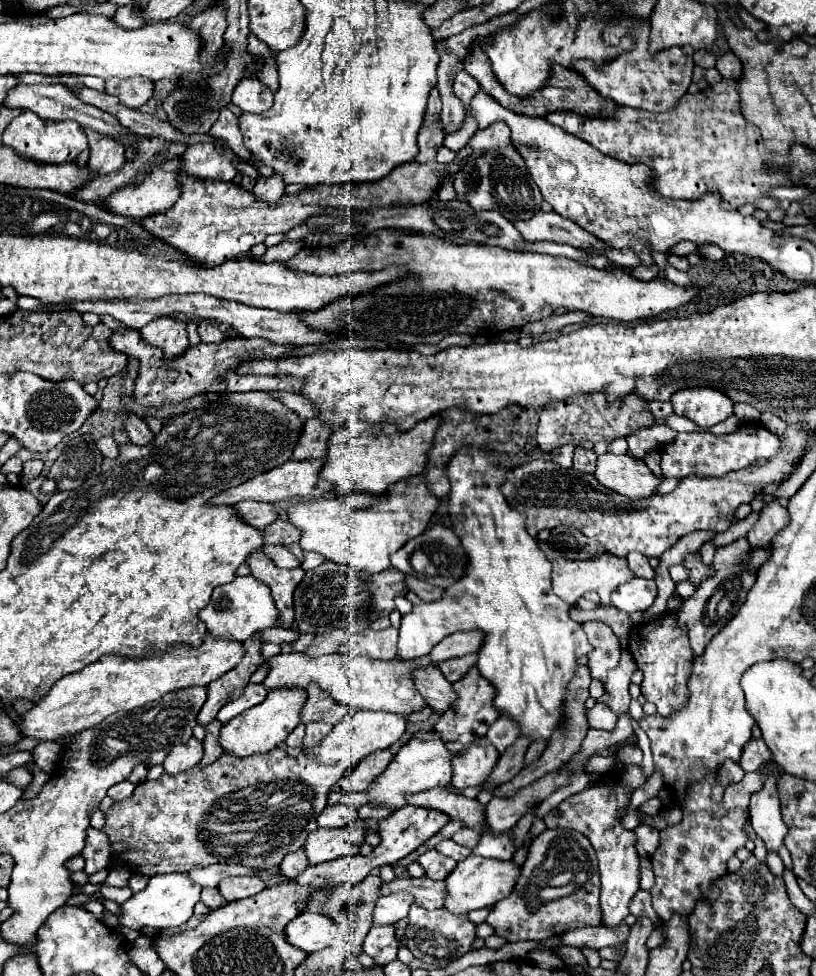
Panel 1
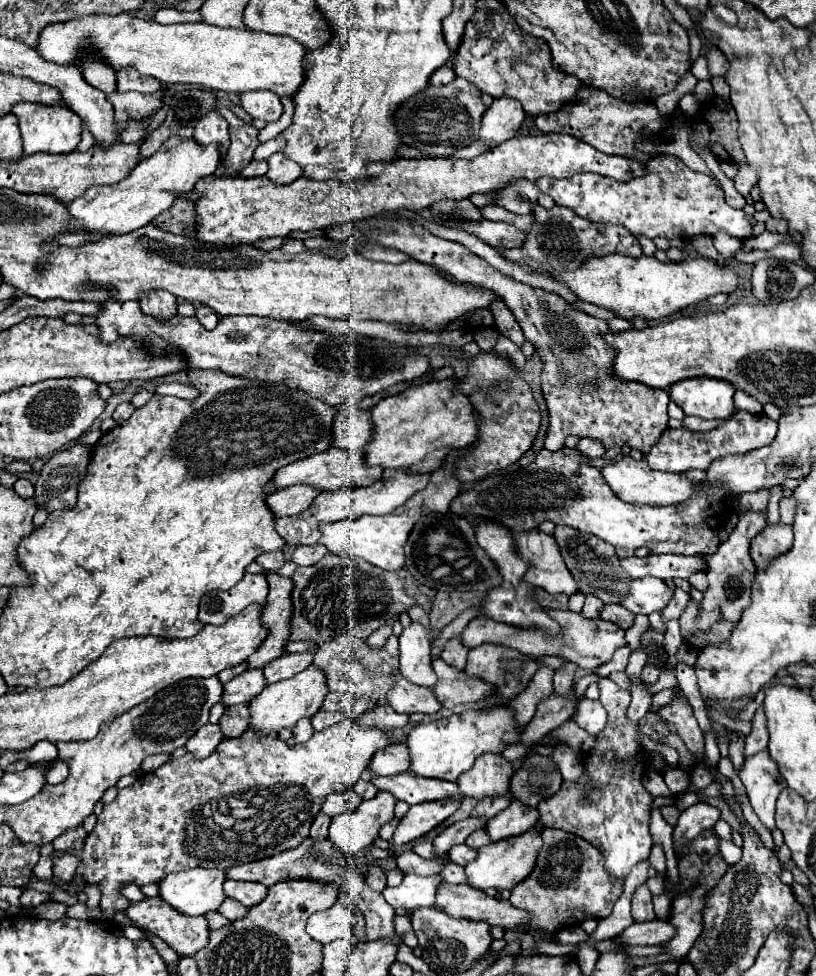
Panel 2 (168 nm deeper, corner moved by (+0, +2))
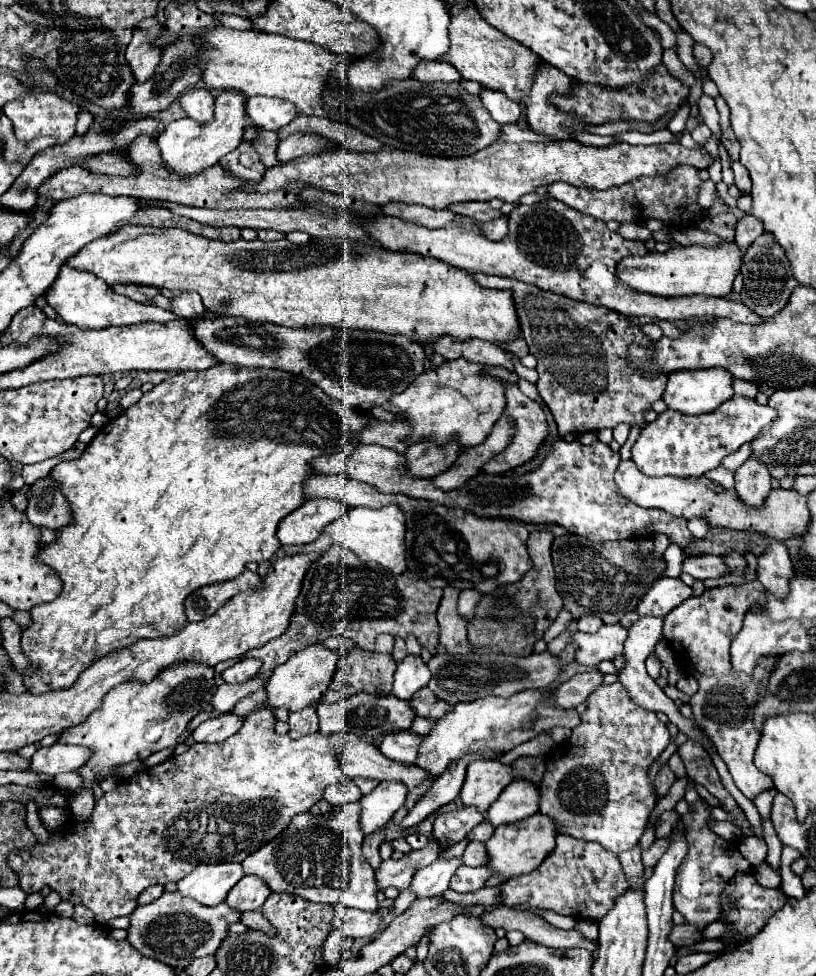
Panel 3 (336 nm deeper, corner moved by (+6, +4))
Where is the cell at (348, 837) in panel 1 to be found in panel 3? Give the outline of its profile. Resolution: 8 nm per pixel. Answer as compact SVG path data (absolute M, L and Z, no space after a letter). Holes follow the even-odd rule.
M380 782L368 796L360 800L360 828L364 836L382 830L394 812L402 808L408 790L394 782Z

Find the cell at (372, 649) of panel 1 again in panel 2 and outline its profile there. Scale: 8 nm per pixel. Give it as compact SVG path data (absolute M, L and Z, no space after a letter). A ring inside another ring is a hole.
M342 634L332 638L330 642L324 642L316 654L314 654L314 664L326 672L328 678L328 688L330 694L324 698L322 710L326 712L358 712L358 710L368 710L378 704L386 702L386 694L392 688L392 674L398 670L398 638L390 636L386 646L382 650L372 650L368 648L366 640L354 638L350 634ZM364 670L372 670L376 674L374 680L364 678Z

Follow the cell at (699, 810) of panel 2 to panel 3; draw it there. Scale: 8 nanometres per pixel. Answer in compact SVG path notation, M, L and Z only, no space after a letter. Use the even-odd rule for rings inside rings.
M668 836L668 838L658 838L644 854L642 854L642 860L644 860L644 866L650 866L650 868L654 868L656 864L658 864L658 860L662 858L662 854L668 850L668 846L670 846L670 840L672 840L672 836Z

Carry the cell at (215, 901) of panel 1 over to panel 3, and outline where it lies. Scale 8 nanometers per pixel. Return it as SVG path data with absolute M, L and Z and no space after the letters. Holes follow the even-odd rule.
M256 910L256 912L242 912L240 922L242 922L242 924L246 924L248 928L258 928L258 930L264 930L264 932L272 932L270 924L260 916L260 912L258 912L258 910Z

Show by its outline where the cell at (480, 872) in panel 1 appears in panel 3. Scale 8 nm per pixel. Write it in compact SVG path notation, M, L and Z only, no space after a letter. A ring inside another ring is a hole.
M534 814L514 824L502 824L486 842L486 854L488 854L486 868L504 880L528 874L544 860L544 856L548 856L554 850L554 836L556 836L554 824L550 822L548 816L540 814Z

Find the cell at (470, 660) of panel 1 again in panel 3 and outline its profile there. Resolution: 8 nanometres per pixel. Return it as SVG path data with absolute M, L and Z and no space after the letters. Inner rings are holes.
M446 588L438 606L438 626L440 626L440 644L448 654L468 654L470 644L466 640L466 620L458 614L458 590Z

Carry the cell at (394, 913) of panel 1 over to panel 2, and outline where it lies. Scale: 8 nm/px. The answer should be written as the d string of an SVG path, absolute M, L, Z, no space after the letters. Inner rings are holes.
M406 874L398 888L384 888L384 898L394 908L420 908L420 906L434 906L436 902L436 886L440 886L444 878L440 874L420 876L420 874Z

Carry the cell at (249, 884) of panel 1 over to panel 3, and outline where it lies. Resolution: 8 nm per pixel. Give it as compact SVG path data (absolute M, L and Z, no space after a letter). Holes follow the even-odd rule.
M244 876L226 896L226 904L230 908L236 908L240 912L246 910L260 910L260 906L266 902L266 898L270 896L270 888L258 880L256 876Z

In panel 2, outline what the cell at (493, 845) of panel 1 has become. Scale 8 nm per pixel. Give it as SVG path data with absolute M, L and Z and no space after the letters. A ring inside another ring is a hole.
M512 798L512 802L508 804L506 810L502 810L500 814L496 814L486 830L492 838L492 842L498 842L502 838L510 838L510 836L518 836L522 832L526 832L528 828L532 828L538 822L540 814L536 808L532 806L520 806L520 802L516 802L516 798Z

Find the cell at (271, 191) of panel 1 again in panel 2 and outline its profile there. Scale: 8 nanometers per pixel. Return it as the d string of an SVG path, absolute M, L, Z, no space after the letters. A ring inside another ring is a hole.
M276 152L274 156L268 158L268 178L276 184L290 184L292 180L300 178L302 176L302 170L300 170L300 164L294 162L292 158L288 158L286 154L282 152Z

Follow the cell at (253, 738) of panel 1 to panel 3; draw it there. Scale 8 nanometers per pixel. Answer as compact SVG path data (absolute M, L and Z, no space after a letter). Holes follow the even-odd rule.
M312 644L306 646L306 650L296 652L294 656L290 656L290 660L282 666L278 666L270 680L266 682L266 704L270 708L286 708L288 712L296 712L302 710L306 706L314 706L320 702L320 698L324 696L324 692L328 690L330 678L334 674L334 670L338 668L338 652L328 650L320 644Z

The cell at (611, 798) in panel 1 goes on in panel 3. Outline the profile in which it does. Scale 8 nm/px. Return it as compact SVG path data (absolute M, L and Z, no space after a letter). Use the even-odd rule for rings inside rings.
M618 682L596 688L586 702L588 710L582 714L582 724L574 728L570 740L558 746L552 758L548 758L546 776L540 788L540 814L554 822L558 834L598 842L618 856L620 852L634 848L646 830L648 816L656 804L656 794L648 784L648 766L668 746L670 732L654 712L636 706L626 692L622 692L622 684Z

